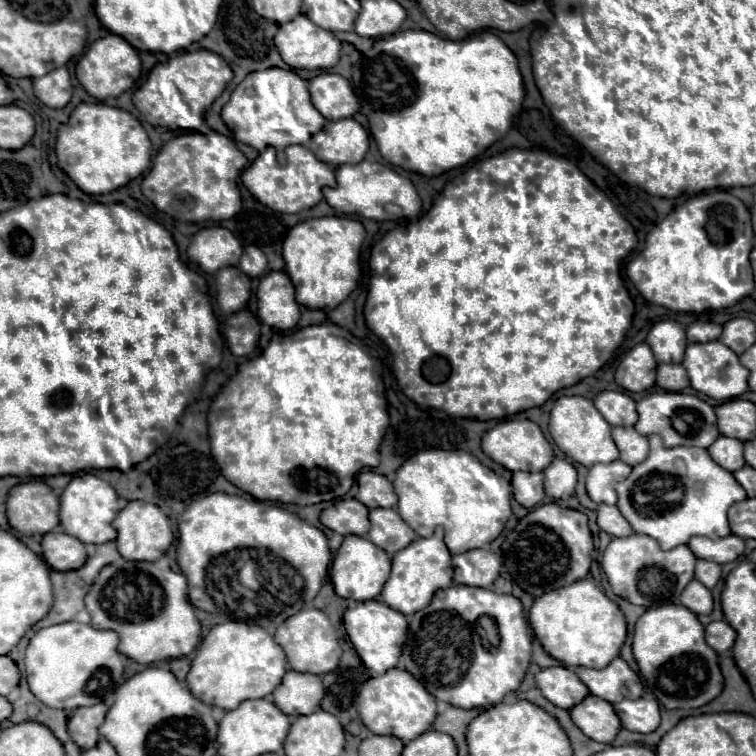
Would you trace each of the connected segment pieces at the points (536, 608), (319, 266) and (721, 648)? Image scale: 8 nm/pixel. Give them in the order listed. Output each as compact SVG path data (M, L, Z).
M580 579L534 599L530 625L544 651L566 667L604 669L626 641L626 619L618 605L608 599L592 579Z
M350 217L310 219L290 229L282 245L282 255L300 305L310 309L334 309L354 291L360 277L359 255L364 233L364 225Z
M714 621L706 625L706 643L716 651L724 653L730 651L736 641L736 631L726 621Z

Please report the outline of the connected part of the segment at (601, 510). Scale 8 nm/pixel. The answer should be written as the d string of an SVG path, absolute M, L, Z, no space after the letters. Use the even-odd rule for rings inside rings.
M600 505L596 513L598 513L598 519L596 519L598 527L602 531L606 531L608 535L612 535L612 537L628 537L628 535L634 533L632 527L630 527L630 523L620 515L618 507Z

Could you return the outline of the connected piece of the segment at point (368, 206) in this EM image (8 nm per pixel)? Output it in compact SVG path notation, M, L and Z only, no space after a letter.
M360 161L356 165L340 165L336 169L336 187L324 187L326 203L342 215L360 215L374 221L410 219L420 213L420 197L410 179L398 175L388 165L376 161Z

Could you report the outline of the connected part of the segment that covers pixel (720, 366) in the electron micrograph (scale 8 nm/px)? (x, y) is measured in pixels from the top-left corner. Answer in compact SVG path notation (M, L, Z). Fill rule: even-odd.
M720 341L690 343L682 365L688 373L690 385L696 391L700 391L716 401L734 399L734 397L740 397L744 391L748 391L748 369L742 367L742 363L738 361L738 355L734 351L728 351L728 347L724 347L724 343L720 343Z

